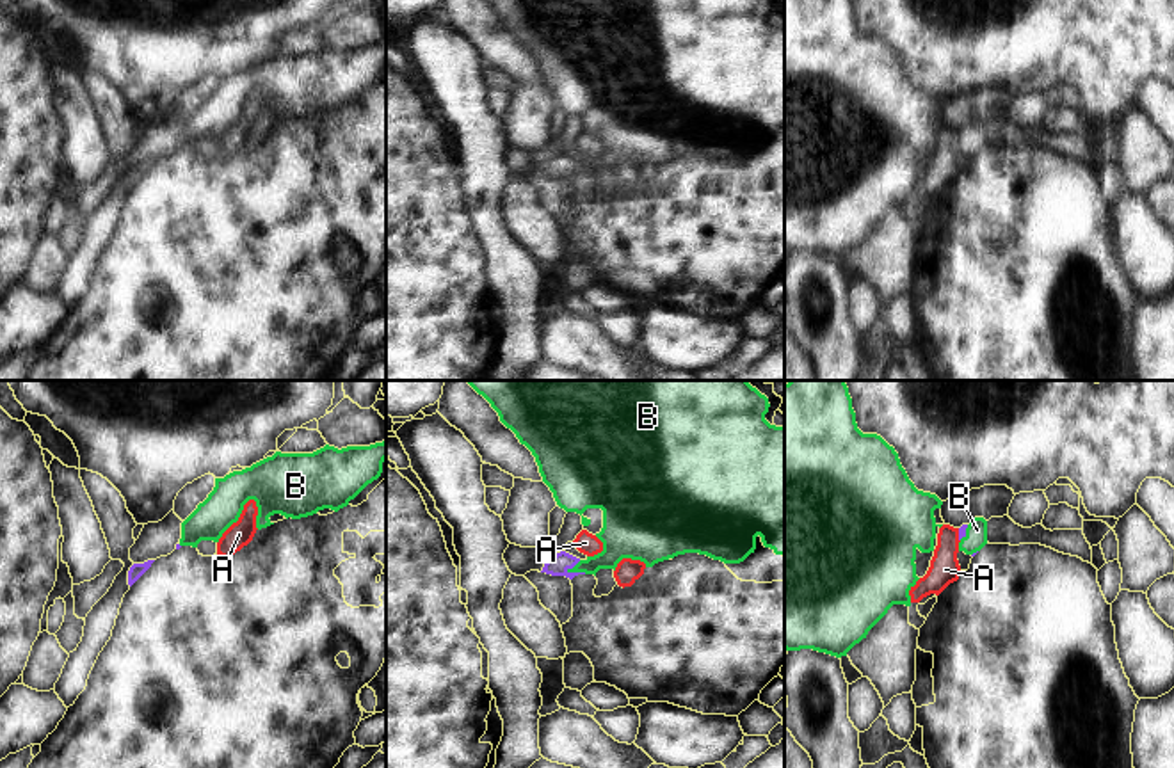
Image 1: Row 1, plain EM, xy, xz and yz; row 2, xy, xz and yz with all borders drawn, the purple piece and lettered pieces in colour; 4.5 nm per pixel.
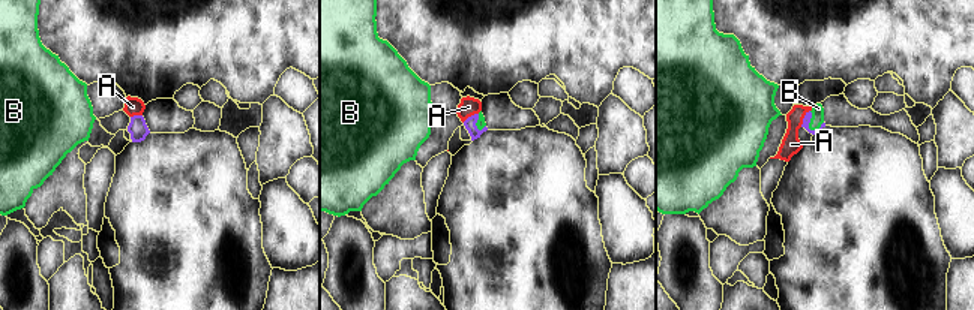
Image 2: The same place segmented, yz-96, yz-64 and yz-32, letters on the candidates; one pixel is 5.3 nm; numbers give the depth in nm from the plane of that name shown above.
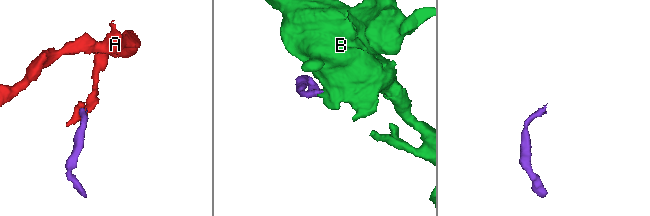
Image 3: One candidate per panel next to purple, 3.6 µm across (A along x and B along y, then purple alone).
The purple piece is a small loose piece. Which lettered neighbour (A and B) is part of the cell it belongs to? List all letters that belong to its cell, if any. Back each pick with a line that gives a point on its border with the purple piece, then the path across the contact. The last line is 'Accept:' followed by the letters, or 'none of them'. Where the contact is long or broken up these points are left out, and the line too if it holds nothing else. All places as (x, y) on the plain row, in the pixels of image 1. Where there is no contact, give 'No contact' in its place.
B: Touches purple at xz (577, 175). Path across: xz (557, 168), (568, 168), (577, 175), (598, 164), (619, 139)
Accept: B

